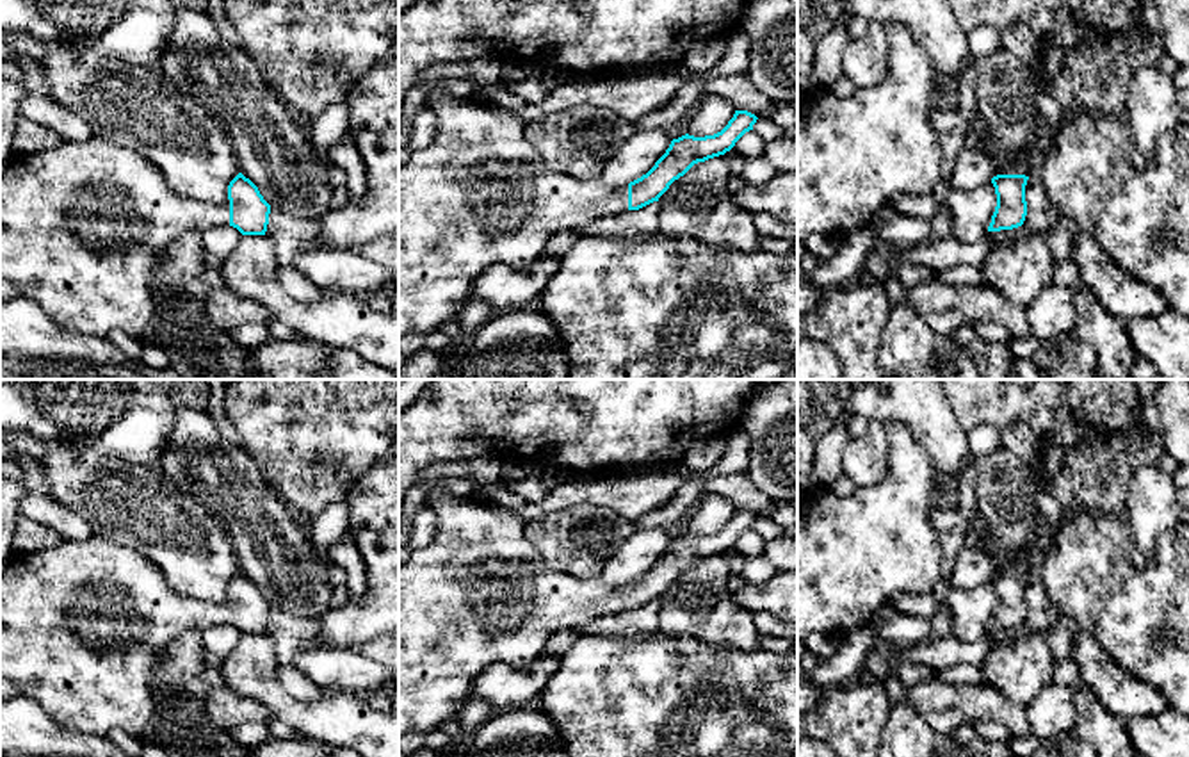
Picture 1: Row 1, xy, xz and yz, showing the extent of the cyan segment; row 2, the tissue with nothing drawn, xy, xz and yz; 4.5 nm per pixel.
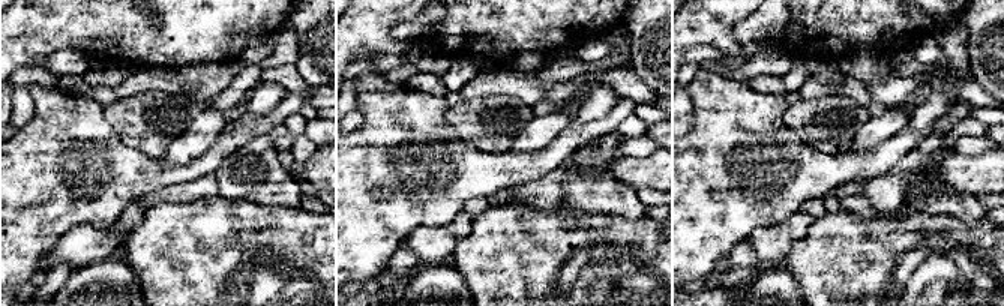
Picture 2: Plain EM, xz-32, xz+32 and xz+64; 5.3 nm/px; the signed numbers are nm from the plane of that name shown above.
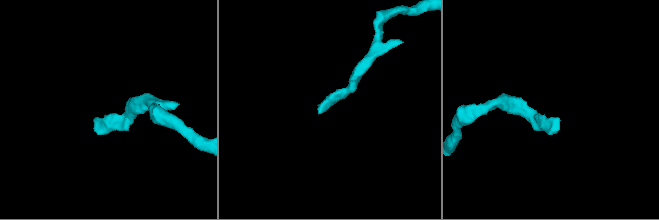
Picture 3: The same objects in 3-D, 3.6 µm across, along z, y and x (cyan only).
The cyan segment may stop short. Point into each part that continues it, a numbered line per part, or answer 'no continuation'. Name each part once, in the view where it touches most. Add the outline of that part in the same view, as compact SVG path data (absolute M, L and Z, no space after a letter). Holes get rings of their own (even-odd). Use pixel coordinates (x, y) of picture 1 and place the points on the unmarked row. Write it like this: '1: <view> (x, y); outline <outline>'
1: xy (82, 624); outline M93 533L82 541L62 540L52 549L14 554L0 574L0 704L27 696L62 729L107 736L121 729L142 739L153 720L153 668L185 631L230 625L230 598L219 604L176 593L157 565Z

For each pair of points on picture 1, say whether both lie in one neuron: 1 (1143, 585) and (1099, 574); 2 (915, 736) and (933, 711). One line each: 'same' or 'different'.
1: same
2: different

